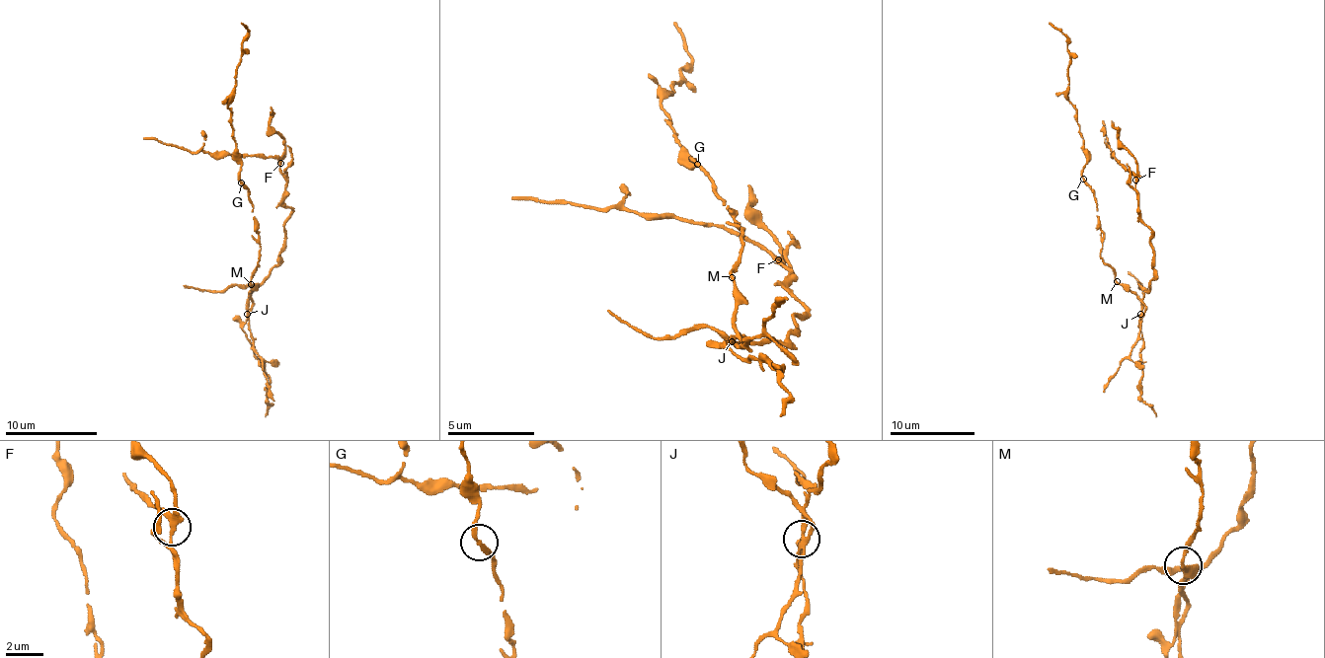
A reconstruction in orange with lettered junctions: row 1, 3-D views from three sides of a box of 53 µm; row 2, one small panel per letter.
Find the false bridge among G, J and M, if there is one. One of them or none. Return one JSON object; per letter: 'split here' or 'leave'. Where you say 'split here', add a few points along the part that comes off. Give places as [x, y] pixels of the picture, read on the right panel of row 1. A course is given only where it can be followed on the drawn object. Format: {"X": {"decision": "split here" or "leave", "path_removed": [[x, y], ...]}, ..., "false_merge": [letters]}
{"G": {"decision": "leave"}, "J": {"decision": "split here", "path_removed": [[1140, 313], [1140, 301], [1149, 289], [1152, 276], [1151, 230], [1140, 217], [1135, 180], [1107, 143], [1103, 119]]}, "M": {"decision": "leave"}, "false_merge": ["J"]}

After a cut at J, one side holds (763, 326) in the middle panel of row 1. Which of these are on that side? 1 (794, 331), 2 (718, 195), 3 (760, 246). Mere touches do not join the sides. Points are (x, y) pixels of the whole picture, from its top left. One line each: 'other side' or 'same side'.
1: other side
2: same side
3: other side

